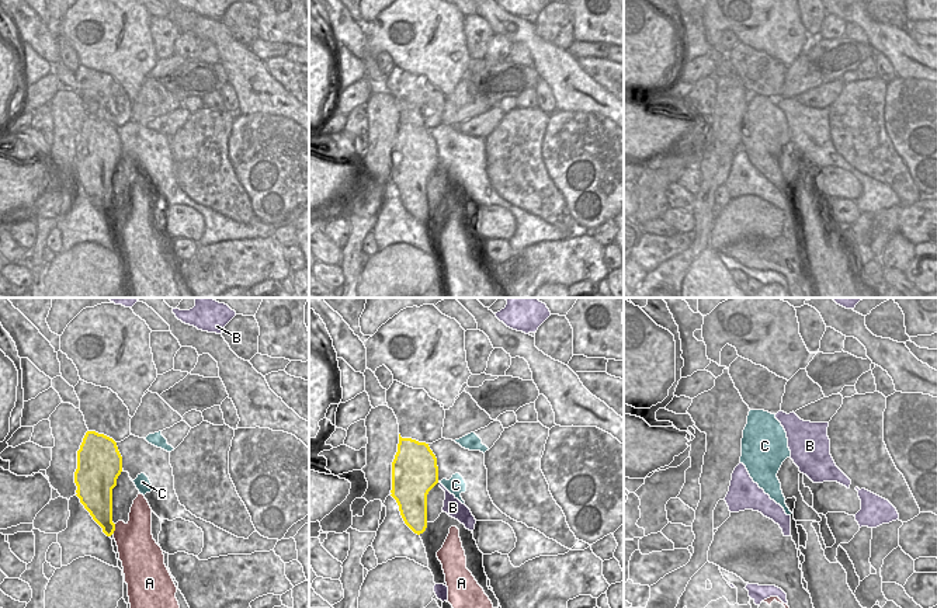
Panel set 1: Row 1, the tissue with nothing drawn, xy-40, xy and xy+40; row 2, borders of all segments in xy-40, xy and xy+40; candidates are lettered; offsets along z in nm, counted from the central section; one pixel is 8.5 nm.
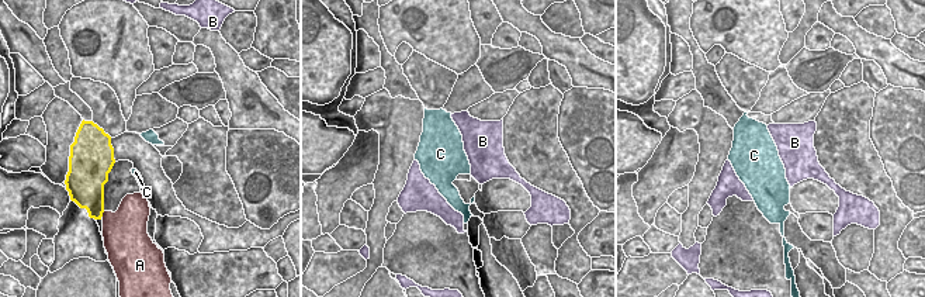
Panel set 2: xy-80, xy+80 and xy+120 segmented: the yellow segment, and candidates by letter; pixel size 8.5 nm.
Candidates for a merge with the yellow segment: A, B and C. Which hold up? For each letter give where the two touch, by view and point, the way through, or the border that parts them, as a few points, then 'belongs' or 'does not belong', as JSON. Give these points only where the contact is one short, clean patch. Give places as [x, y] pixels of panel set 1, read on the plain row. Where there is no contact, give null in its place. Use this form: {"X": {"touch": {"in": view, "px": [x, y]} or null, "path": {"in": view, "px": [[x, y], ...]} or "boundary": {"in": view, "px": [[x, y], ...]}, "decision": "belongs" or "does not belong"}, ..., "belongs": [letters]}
{"A": {"touch": {"in": "xy-40", "px": [114, 214]}, "decision": "does not belong"}, "B": {"touch": null, "decision": "does not belong"}, "C": {"touch": null, "decision": "belongs"}, "belongs": ["C"]}

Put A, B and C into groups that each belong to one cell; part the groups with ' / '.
A / B / C

